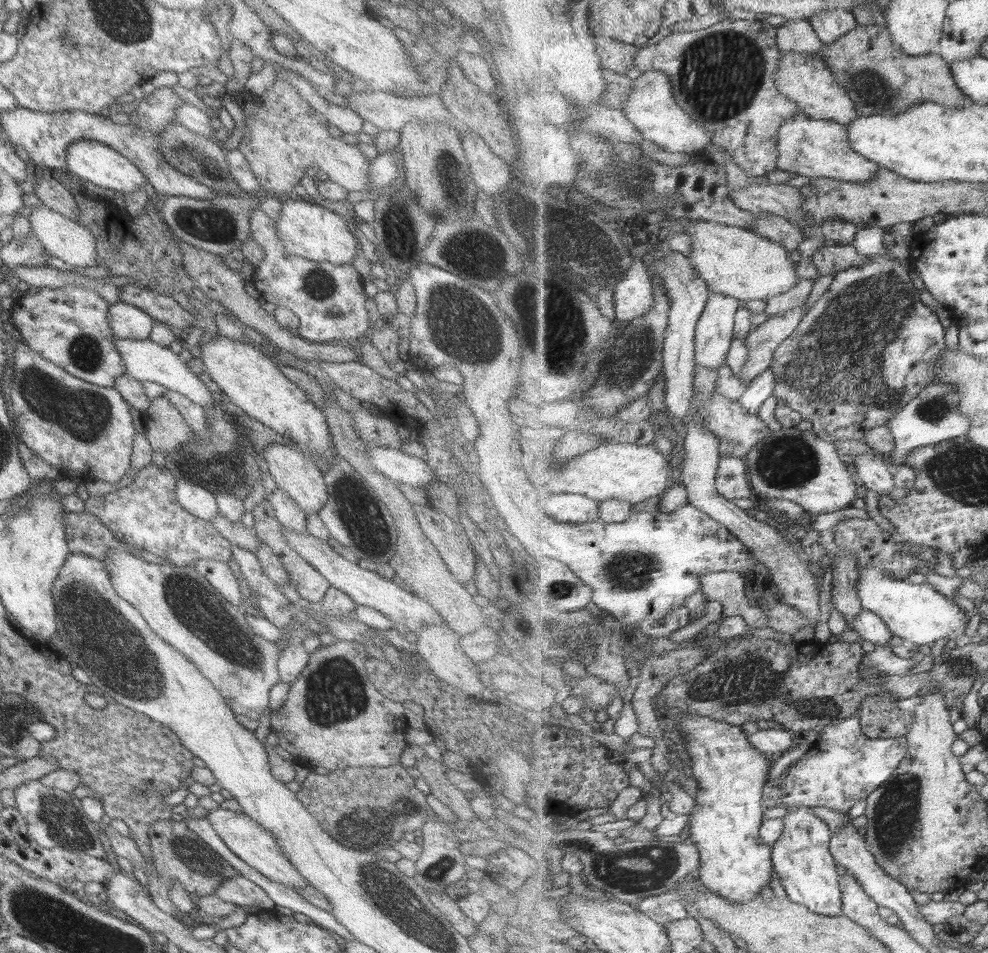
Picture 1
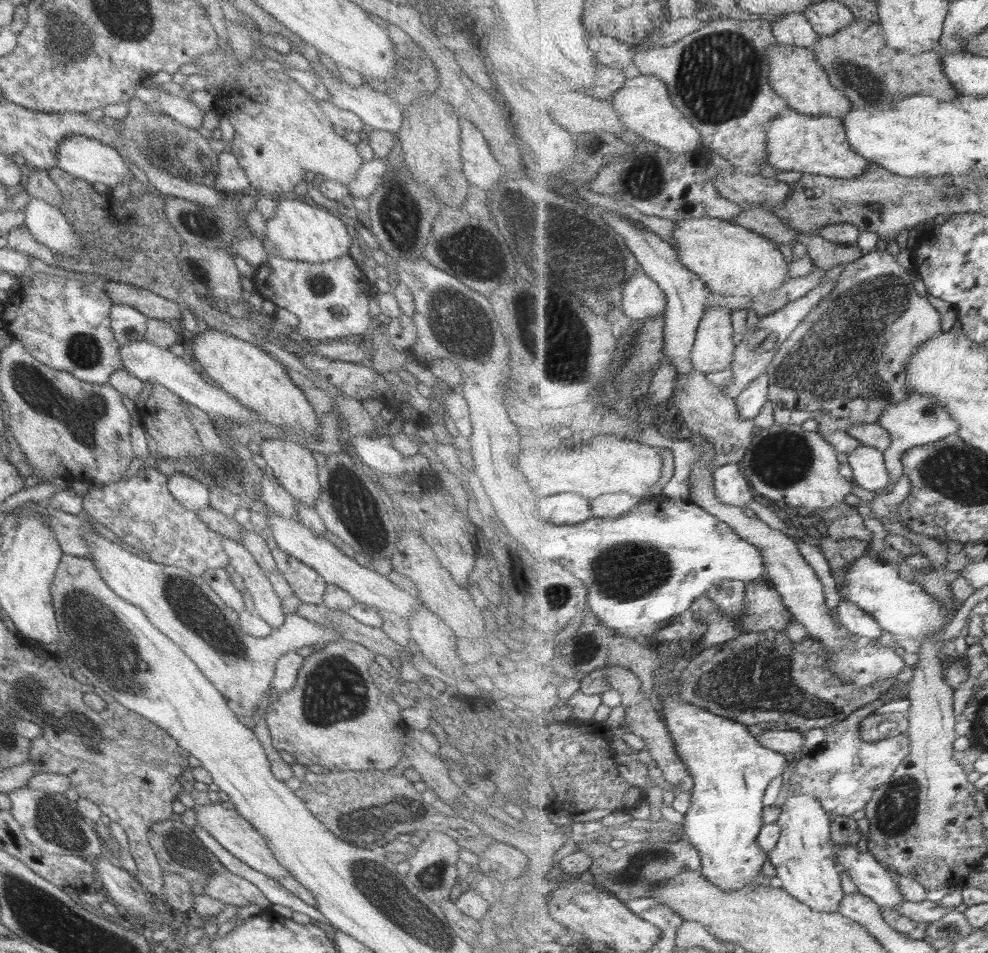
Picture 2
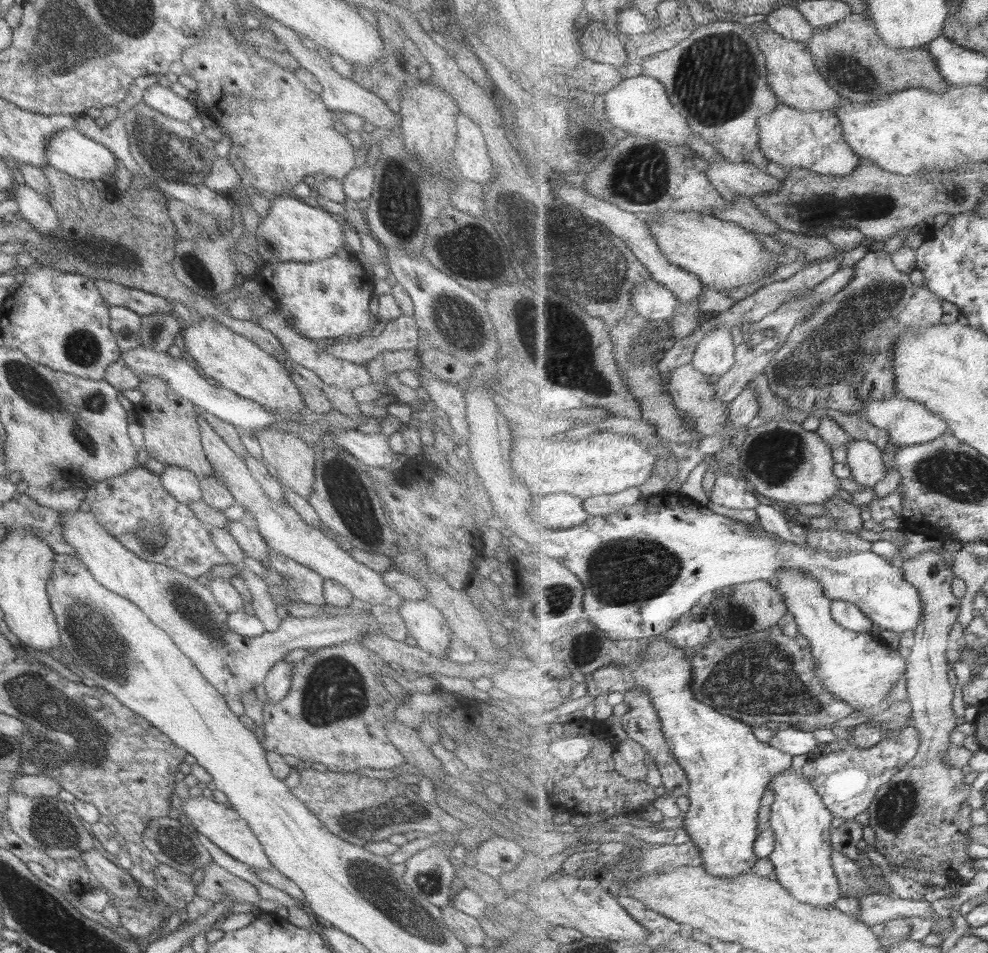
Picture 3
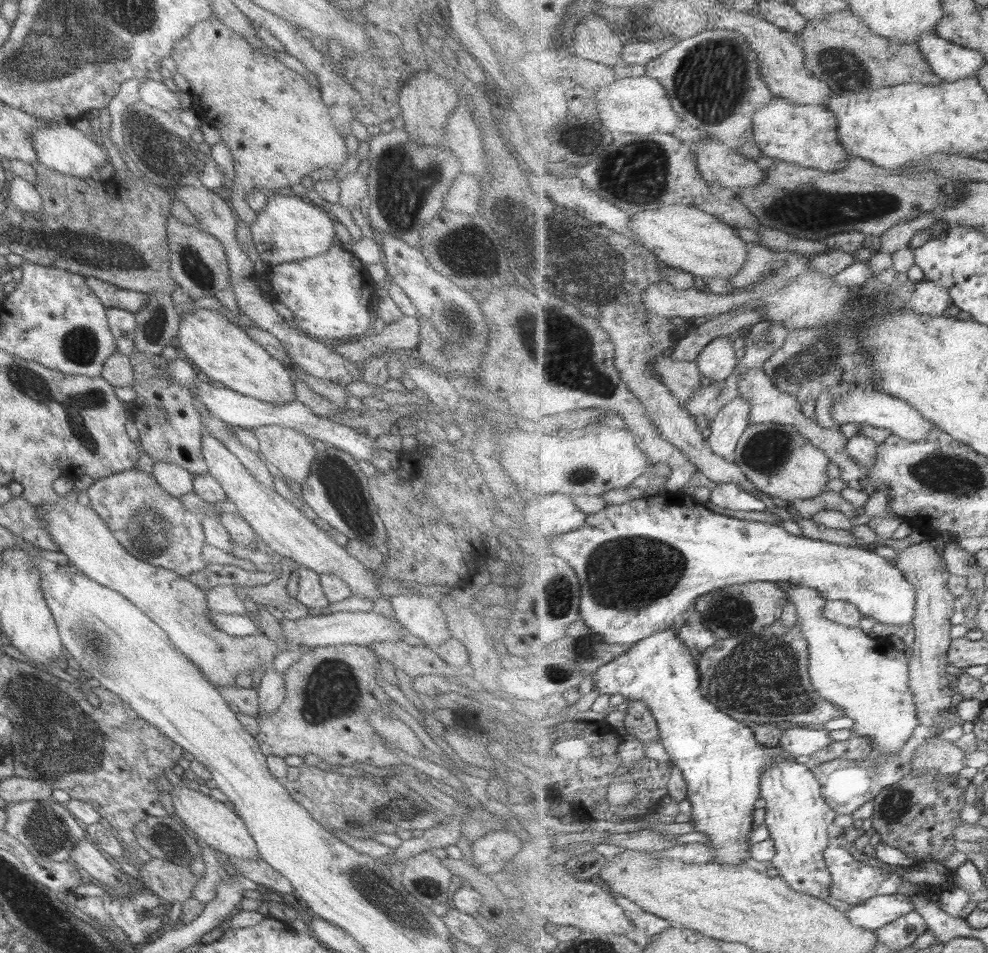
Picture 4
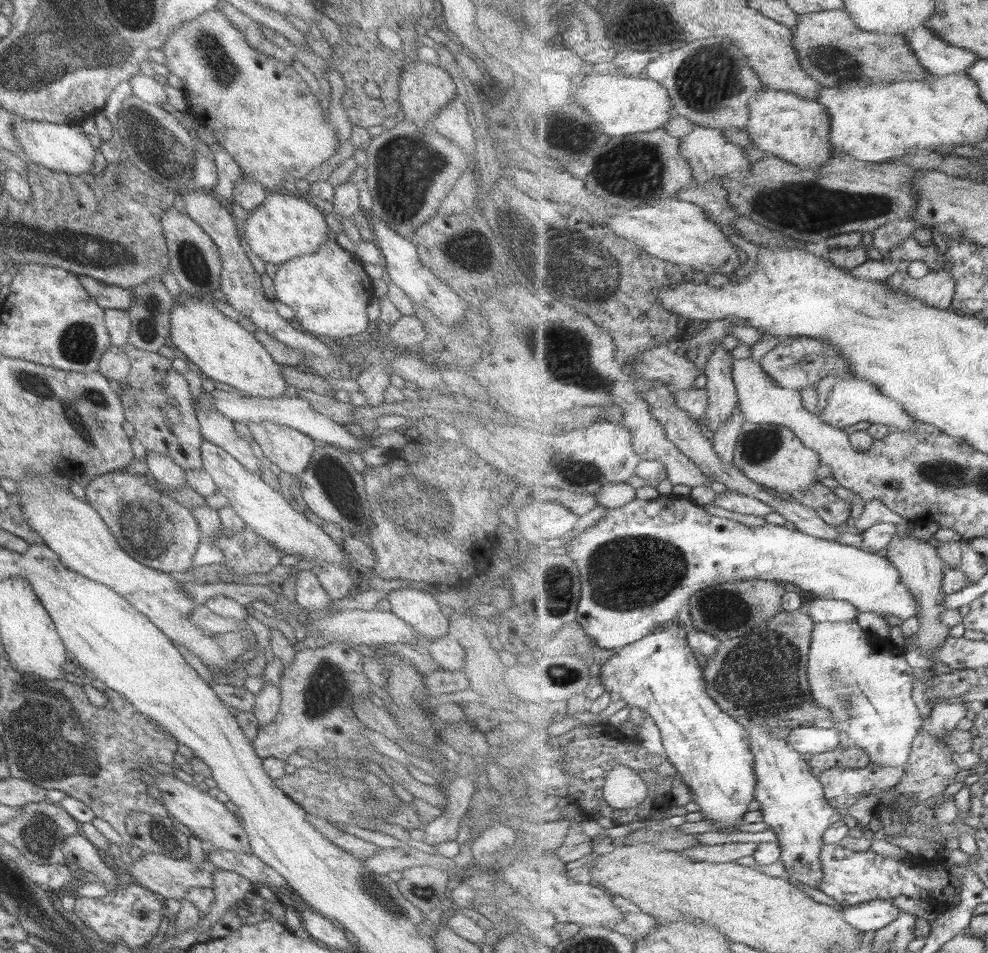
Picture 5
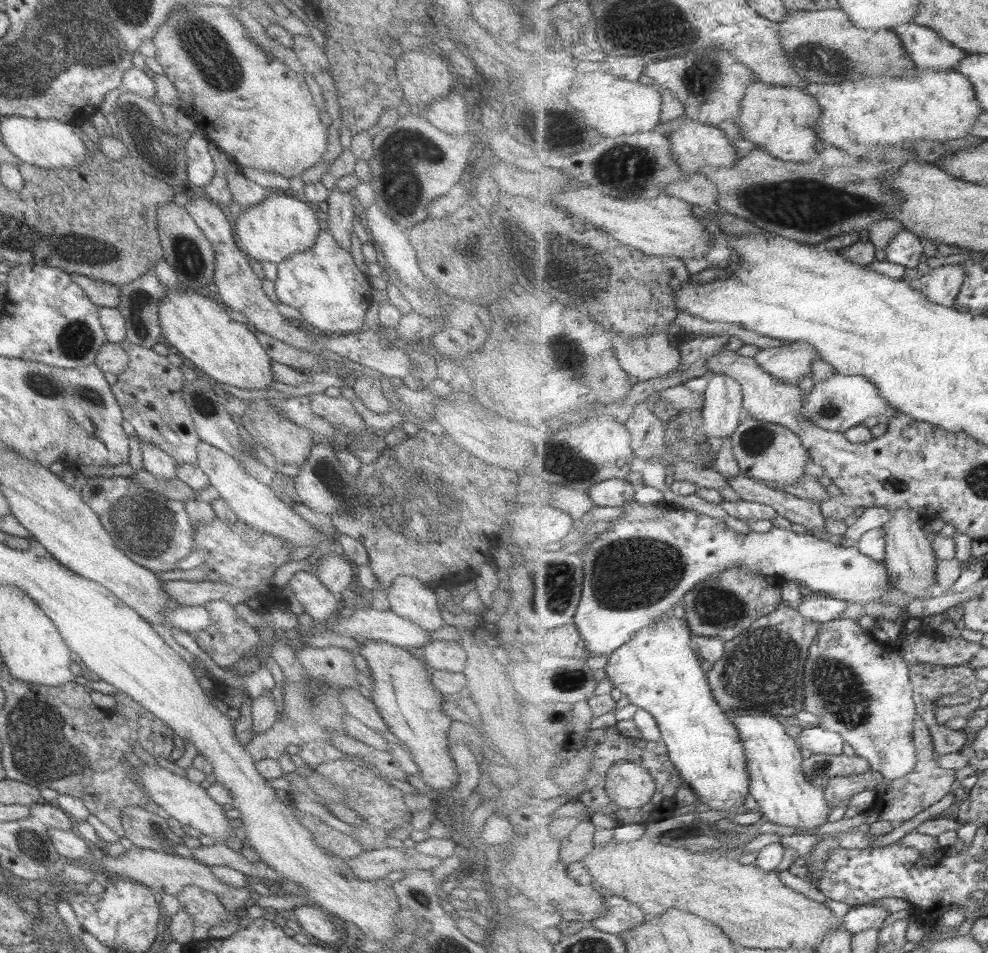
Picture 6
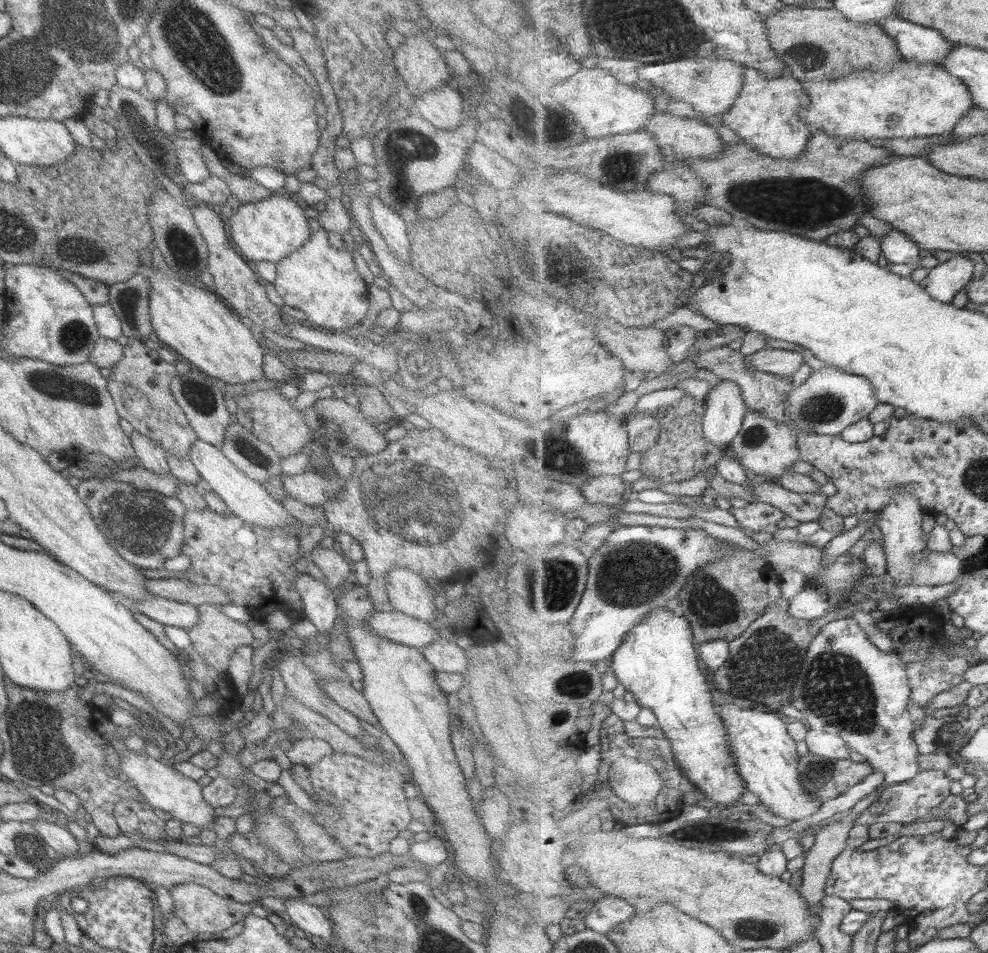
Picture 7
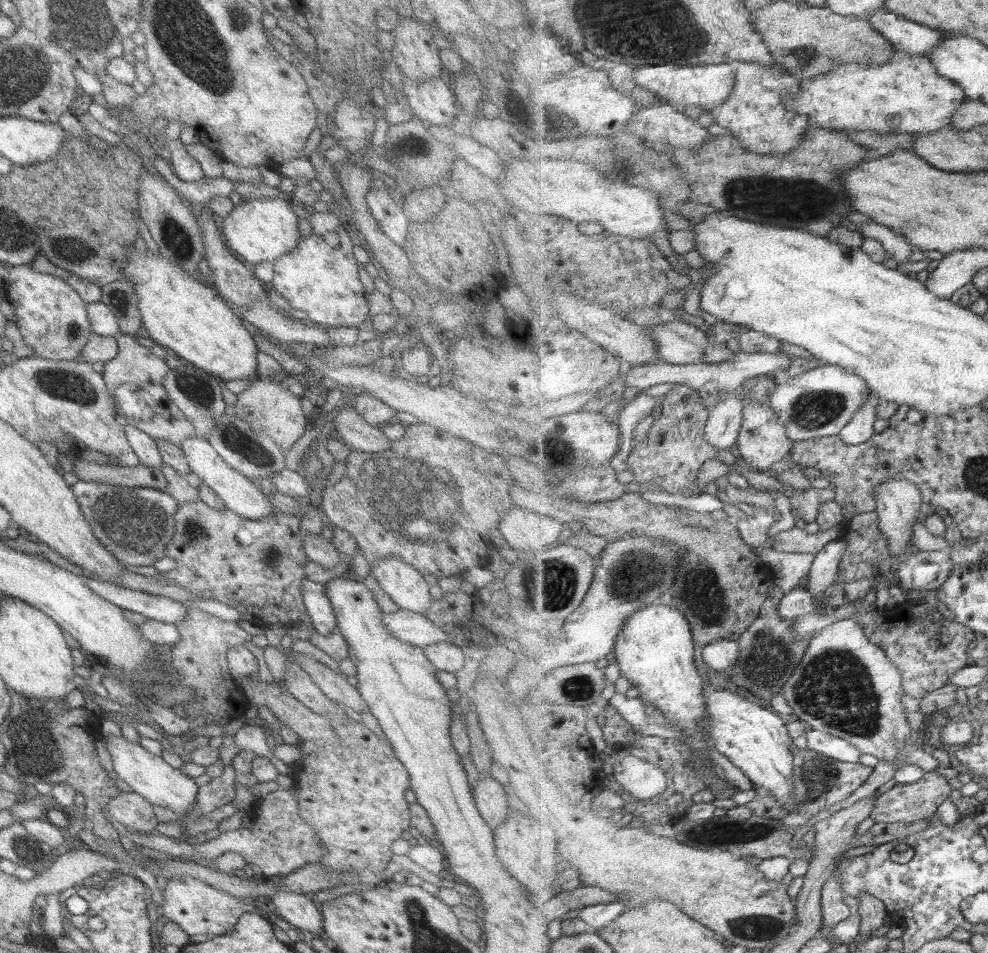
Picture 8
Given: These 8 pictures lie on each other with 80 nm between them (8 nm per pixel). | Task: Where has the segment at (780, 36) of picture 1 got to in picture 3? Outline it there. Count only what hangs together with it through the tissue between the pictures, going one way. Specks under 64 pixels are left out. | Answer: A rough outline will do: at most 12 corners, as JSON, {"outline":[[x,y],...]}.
{"outline":[[797,7],[766,16],[783,39],[807,43],[815,28]]}

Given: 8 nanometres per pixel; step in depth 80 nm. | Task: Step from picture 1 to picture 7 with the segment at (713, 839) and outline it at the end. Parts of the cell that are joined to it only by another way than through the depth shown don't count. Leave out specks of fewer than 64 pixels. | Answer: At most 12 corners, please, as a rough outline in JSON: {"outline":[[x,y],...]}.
{"outline":[[651,611],[613,654],[685,776],[724,806],[748,788],[689,620]]}

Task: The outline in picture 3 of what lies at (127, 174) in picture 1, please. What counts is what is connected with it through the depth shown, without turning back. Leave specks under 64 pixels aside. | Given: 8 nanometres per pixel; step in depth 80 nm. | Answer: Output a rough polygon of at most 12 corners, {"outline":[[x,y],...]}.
{"outline":[[65,129],[47,139],[47,165],[74,179],[113,175],[113,154]]}

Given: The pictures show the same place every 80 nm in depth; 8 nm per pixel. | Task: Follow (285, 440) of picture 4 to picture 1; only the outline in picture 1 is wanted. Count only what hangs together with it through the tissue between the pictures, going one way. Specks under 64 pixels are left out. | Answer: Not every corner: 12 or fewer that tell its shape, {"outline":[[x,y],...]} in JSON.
{"outline":[[294,444],[261,450],[275,487],[304,515],[327,503],[322,473]]}

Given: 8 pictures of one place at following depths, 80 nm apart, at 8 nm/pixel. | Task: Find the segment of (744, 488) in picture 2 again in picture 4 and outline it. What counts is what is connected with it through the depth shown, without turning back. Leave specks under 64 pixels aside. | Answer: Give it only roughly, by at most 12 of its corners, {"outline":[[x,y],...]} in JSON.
{"outline":[[717,484],[710,502],[732,511],[767,511],[739,484]]}

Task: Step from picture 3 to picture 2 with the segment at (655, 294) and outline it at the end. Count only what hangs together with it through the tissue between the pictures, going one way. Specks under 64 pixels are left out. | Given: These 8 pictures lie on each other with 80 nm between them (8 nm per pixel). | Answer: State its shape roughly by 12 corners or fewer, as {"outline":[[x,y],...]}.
{"outline":[[642,267],[621,291],[633,320],[666,311],[667,293]]}

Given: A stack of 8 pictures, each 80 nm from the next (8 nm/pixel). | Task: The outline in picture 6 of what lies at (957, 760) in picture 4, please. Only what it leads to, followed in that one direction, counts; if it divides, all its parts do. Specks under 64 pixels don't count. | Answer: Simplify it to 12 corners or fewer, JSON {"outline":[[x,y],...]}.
{"outline":[[915,716],[917,768],[889,781],[873,806],[810,835],[877,821],[905,822],[957,785],[941,768],[929,728]]}

